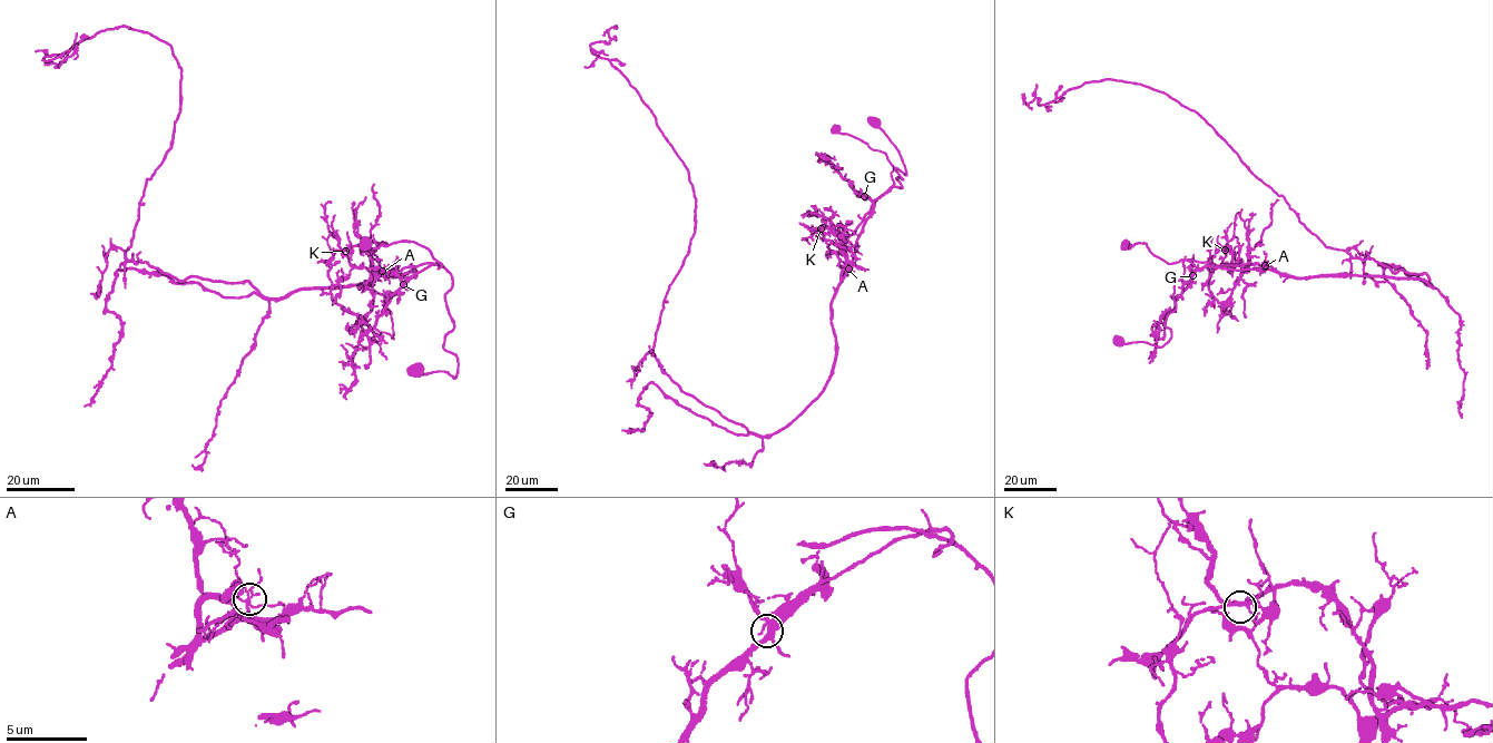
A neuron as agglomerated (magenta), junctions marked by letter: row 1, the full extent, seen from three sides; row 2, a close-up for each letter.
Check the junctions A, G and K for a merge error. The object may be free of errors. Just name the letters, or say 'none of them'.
A

